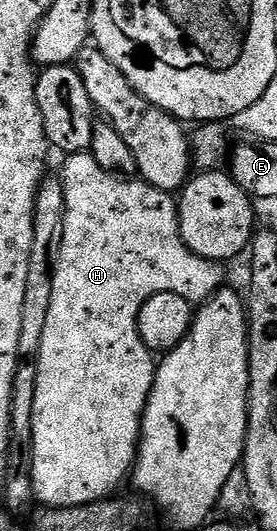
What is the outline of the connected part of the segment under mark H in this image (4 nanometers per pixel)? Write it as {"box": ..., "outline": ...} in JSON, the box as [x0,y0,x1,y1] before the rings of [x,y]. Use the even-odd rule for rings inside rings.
{"box":[30,152,225,508],"outline":[[[85,152],[83,154],[69,154],[63,159],[64,161],[64,174],[62,173],[62,181],[64,184],[64,196],[66,198],[65,216],[64,216],[64,235],[62,236],[62,248],[60,249],[60,255],[56,257],[56,271],[52,273],[52,283],[54,284],[54,292],[50,296],[50,312],[46,316],[46,328],[42,332],[42,344],[40,345],[40,351],[38,356],[34,359],[36,364],[36,391],[34,392],[34,416],[32,417],[32,452],[30,455],[30,473],[32,475],[32,493],[35,501],[39,503],[41,507],[57,506],[58,508],[74,508],[78,504],[90,504],[91,502],[97,502],[103,498],[109,497],[113,493],[112,490],[120,481],[127,479],[132,473],[132,467],[136,465],[136,449],[140,447],[140,425],[144,419],[144,409],[148,403],[148,397],[152,391],[152,385],[154,384],[154,376],[156,375],[157,363],[154,361],[153,351],[149,350],[148,346],[142,339],[140,339],[140,333],[138,332],[138,316],[140,310],[146,304],[146,300],[150,300],[155,294],[177,294],[183,298],[191,300],[196,304],[203,304],[221,289],[225,285],[224,282],[224,269],[225,267],[219,262],[212,262],[208,258],[198,256],[194,252],[190,252],[190,248],[186,248],[186,244],[182,240],[180,235],[180,212],[178,209],[178,202],[175,197],[169,191],[159,190],[154,188],[148,182],[143,180],[133,180],[128,176],[121,176],[118,174],[111,174],[106,172],[102,168],[98,168],[98,164],[92,158],[91,153]]]}

